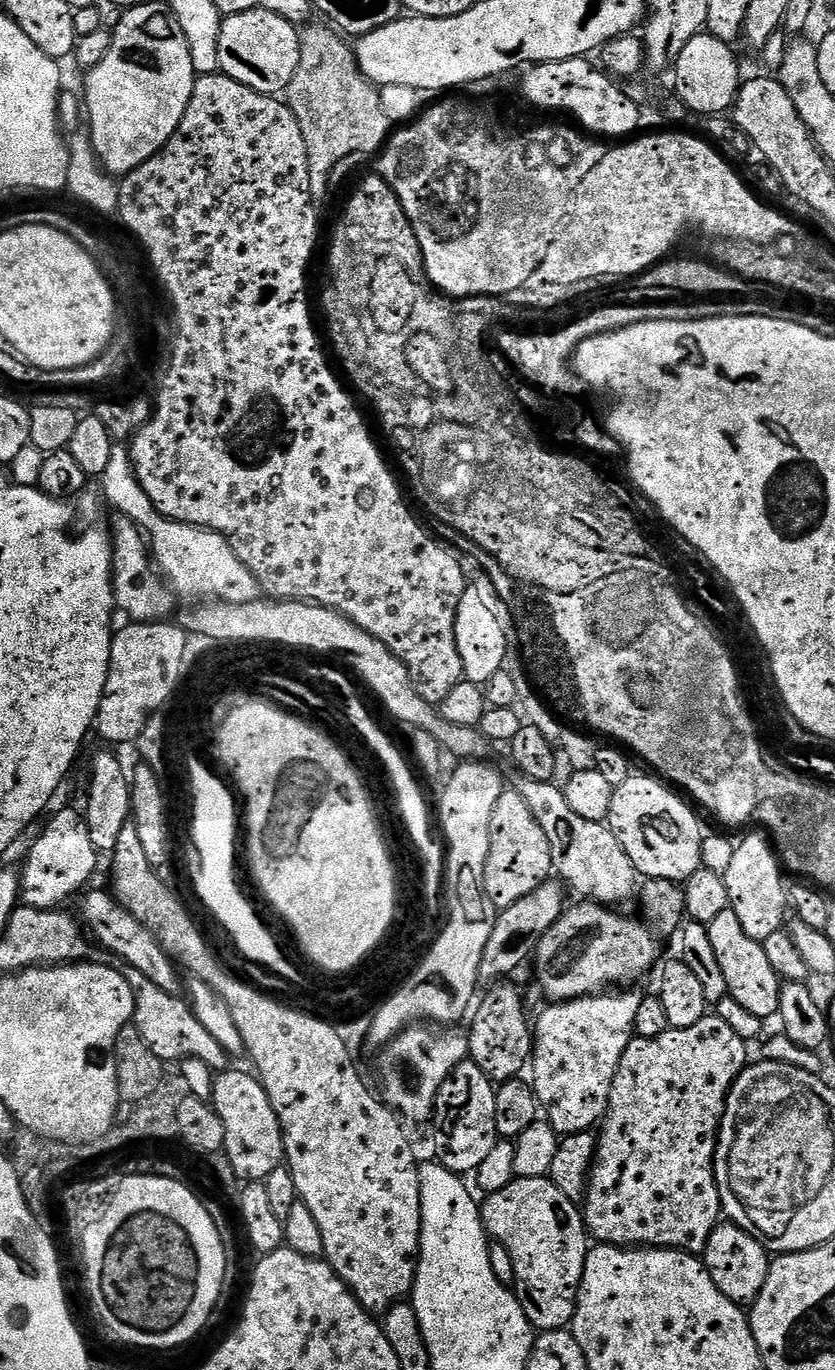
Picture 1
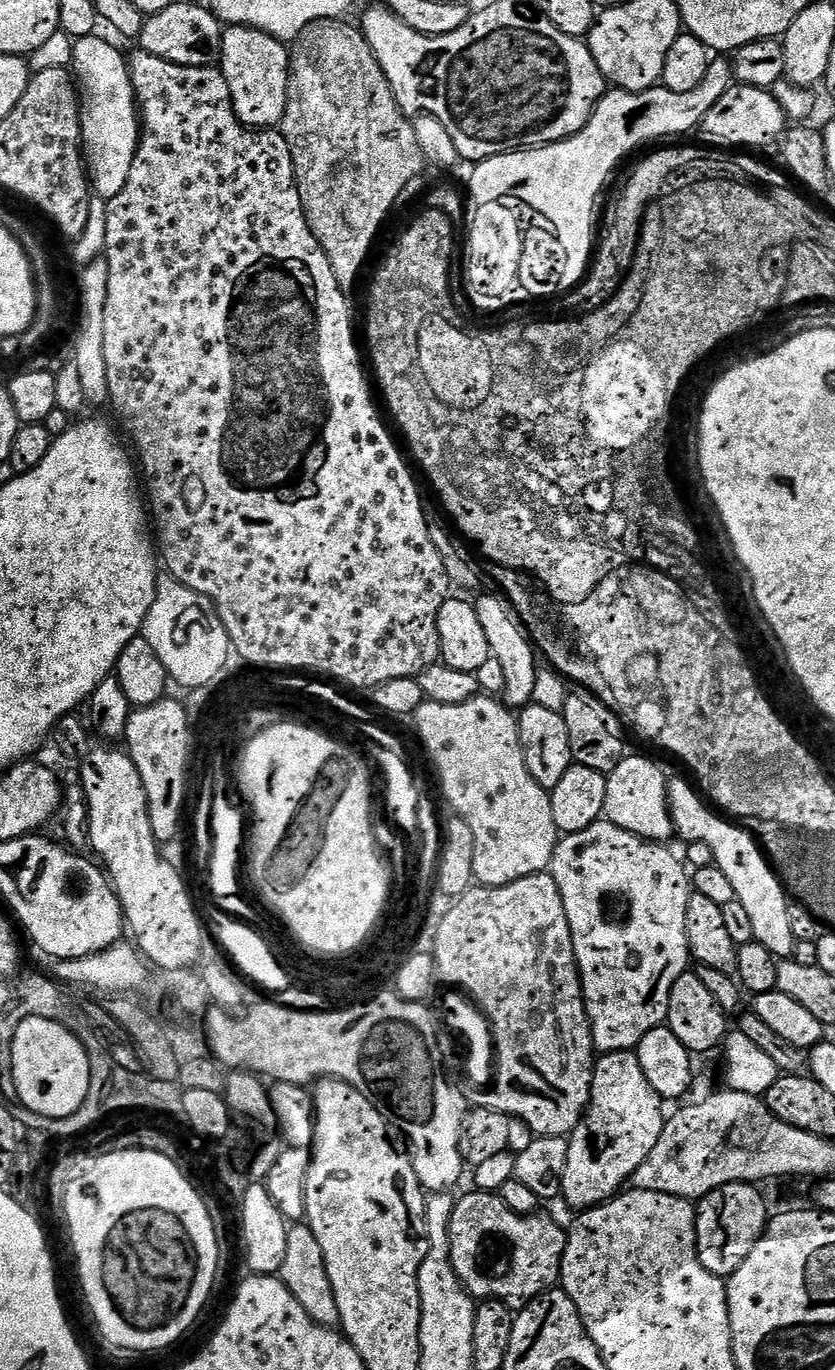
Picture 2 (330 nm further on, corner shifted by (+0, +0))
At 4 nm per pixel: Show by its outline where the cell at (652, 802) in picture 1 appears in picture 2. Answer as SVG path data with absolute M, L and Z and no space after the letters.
M625 755L623 762L607 773L604 816L614 826L643 840L668 842L673 839L672 810L668 807L669 777L652 760L644 756Z

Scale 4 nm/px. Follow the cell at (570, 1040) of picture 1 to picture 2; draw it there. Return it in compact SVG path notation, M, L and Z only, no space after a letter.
M601 818L595 824L586 826L586 830L570 832L557 839L556 849L552 855L550 874L554 878L554 882L558 882L558 890L562 894L562 902L566 906L566 918L574 942L576 965L580 968L580 985L584 991L584 1005L592 1027L592 1047L597 1053L635 1050L642 1042L642 1038L646 1038L646 1034L650 1034L650 1030L661 1027L668 1019L670 990L674 986L674 982L678 982L680 975L689 971L690 953L686 938L686 910L694 889L690 883L689 869L681 857L680 860L663 843L643 840L641 836L635 836L614 826L607 818Z

